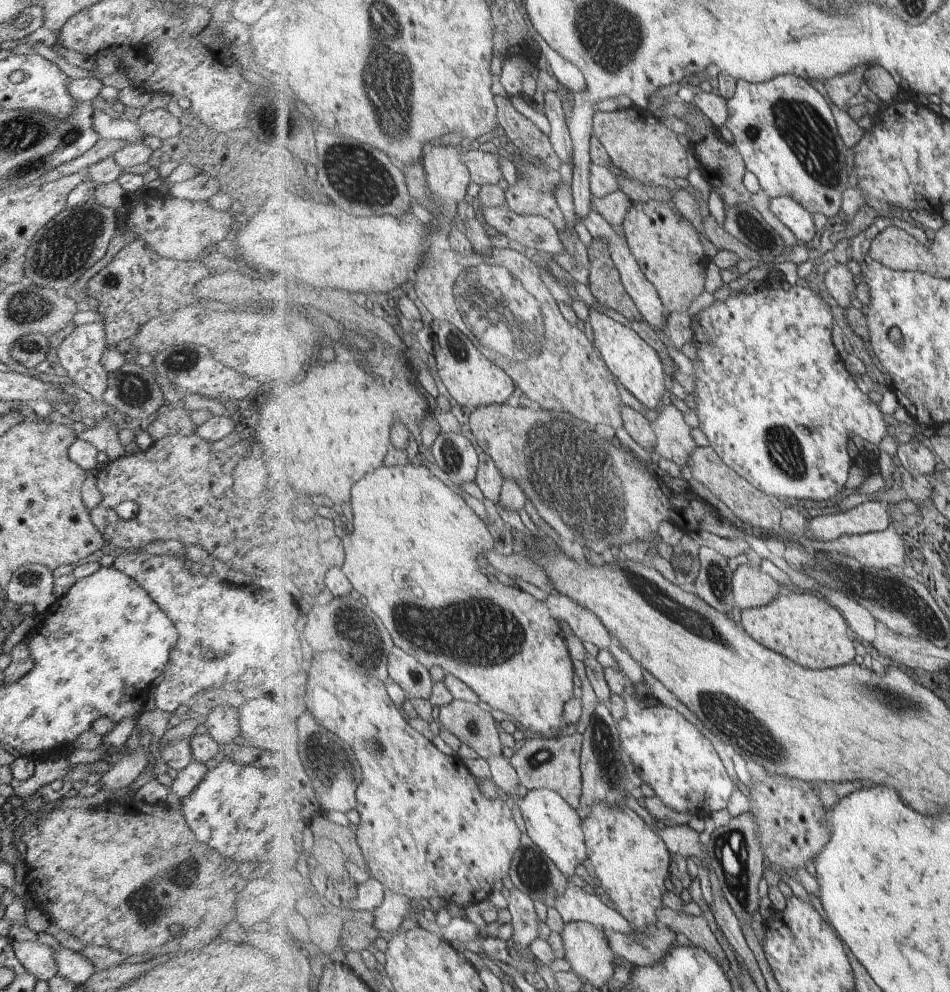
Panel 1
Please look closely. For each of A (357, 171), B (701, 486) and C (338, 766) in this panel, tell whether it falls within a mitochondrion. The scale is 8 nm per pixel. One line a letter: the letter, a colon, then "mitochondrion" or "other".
A: mitochondrion
B: other
C: mitochondrion

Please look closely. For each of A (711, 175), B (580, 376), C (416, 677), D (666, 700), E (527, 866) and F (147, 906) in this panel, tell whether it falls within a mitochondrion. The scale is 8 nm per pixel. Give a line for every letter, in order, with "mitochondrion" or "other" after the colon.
A: other
B: other
C: mitochondrion
D: other
E: mitochondrion
F: mitochondrion

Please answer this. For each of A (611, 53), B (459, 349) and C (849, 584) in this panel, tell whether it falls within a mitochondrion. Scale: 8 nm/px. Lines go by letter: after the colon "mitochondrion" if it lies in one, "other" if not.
A: mitochondrion
B: mitochondrion
C: mitochondrion

